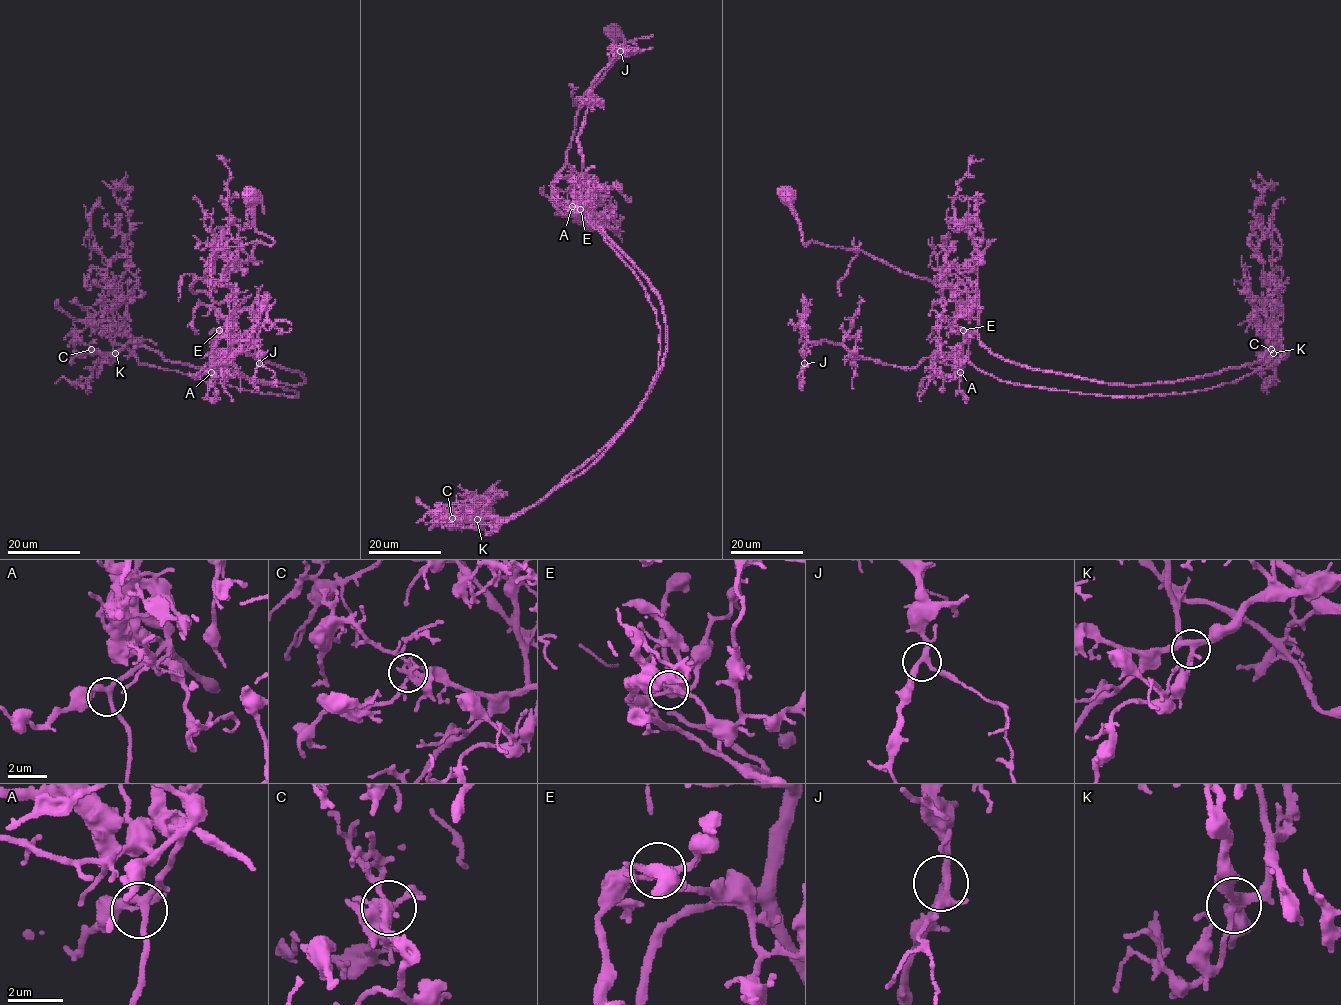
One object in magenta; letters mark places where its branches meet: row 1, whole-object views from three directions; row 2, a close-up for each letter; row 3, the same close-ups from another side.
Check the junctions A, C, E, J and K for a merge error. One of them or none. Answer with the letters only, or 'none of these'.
E

